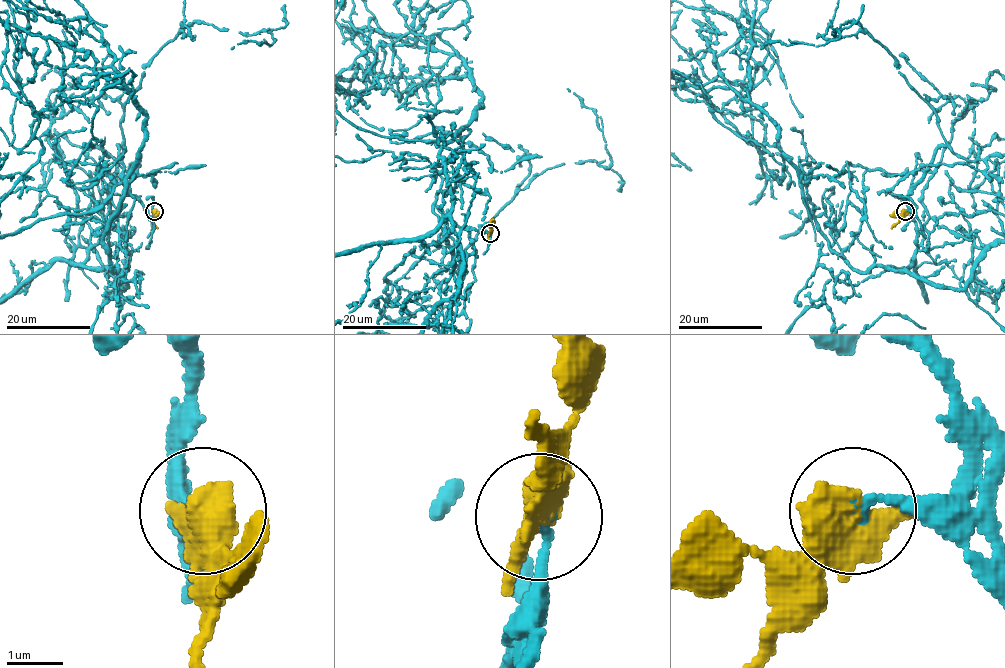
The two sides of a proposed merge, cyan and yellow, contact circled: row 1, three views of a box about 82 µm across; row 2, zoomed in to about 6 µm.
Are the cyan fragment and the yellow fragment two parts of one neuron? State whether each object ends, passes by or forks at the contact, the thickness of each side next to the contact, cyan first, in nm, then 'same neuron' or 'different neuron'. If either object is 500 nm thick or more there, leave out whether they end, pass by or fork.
180 nm thick on the cyan side, 600 nm on the other; same neuron

